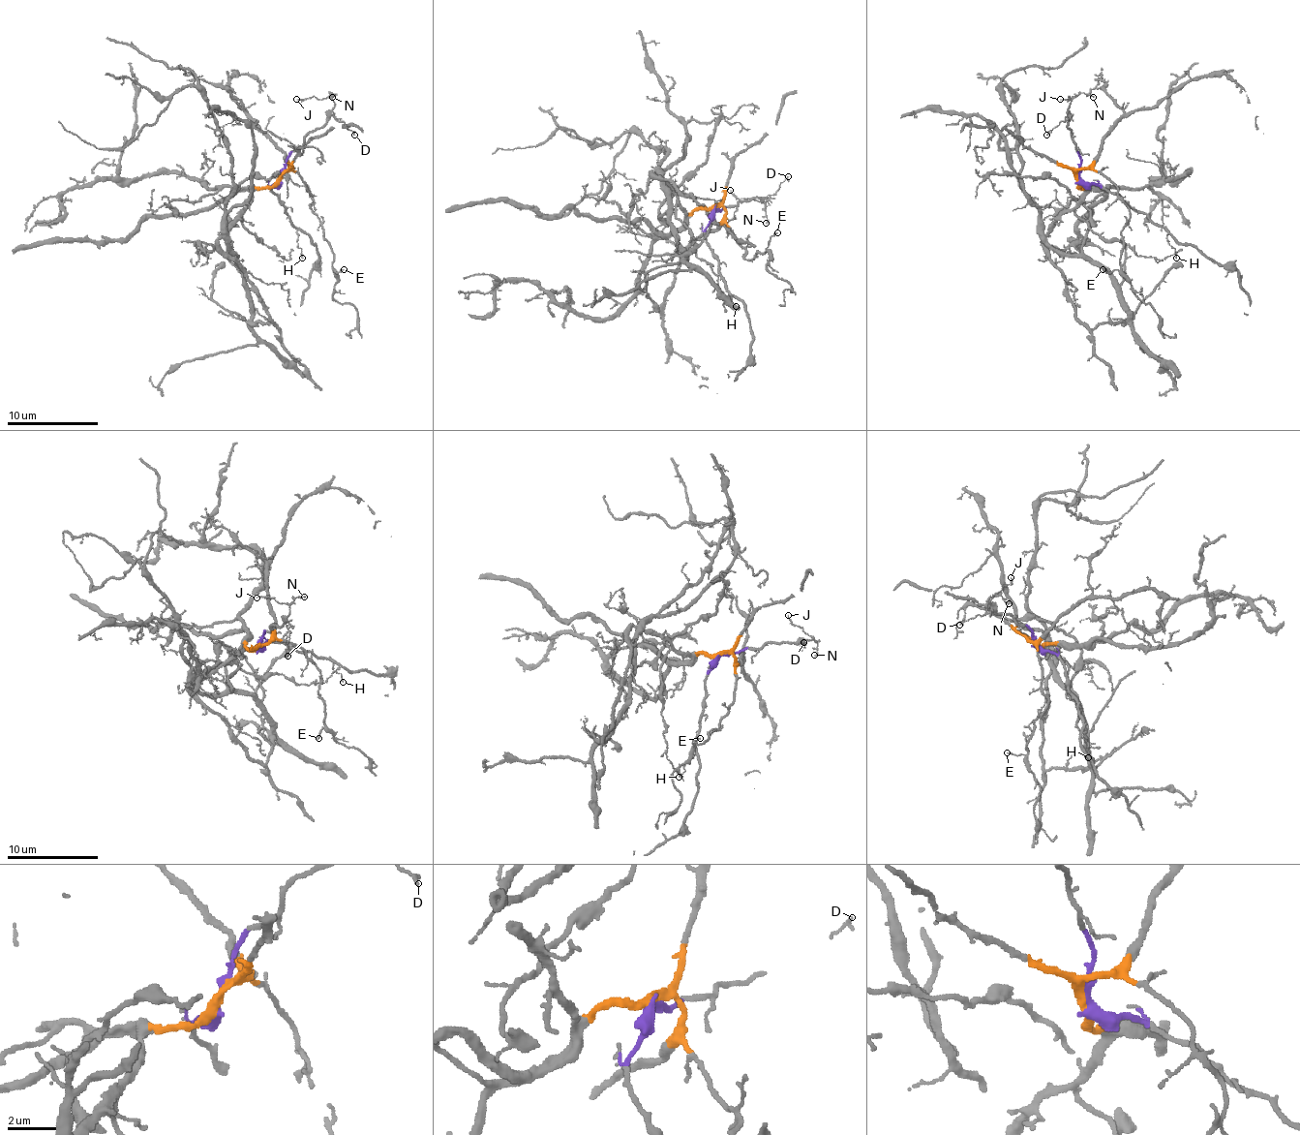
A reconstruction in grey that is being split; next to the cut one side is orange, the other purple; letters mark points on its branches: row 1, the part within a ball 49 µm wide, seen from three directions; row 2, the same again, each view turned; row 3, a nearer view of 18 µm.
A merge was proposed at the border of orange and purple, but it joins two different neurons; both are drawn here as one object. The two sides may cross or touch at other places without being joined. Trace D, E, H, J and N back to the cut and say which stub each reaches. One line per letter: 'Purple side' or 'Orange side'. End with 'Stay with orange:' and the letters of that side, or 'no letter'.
D: Purple side
E: Orange side
H: Purple side
J: Purple side
N: Purple side
Stay with orange: E

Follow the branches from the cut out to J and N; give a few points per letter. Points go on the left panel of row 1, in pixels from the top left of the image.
J: (280, 177), (285, 161), (308, 134), (318, 129), (335, 105), (330, 98), (296, 100)
N: (280, 177), (285, 161), (308, 134), (318, 129), (335, 102), (332, 93), (332, 98)

